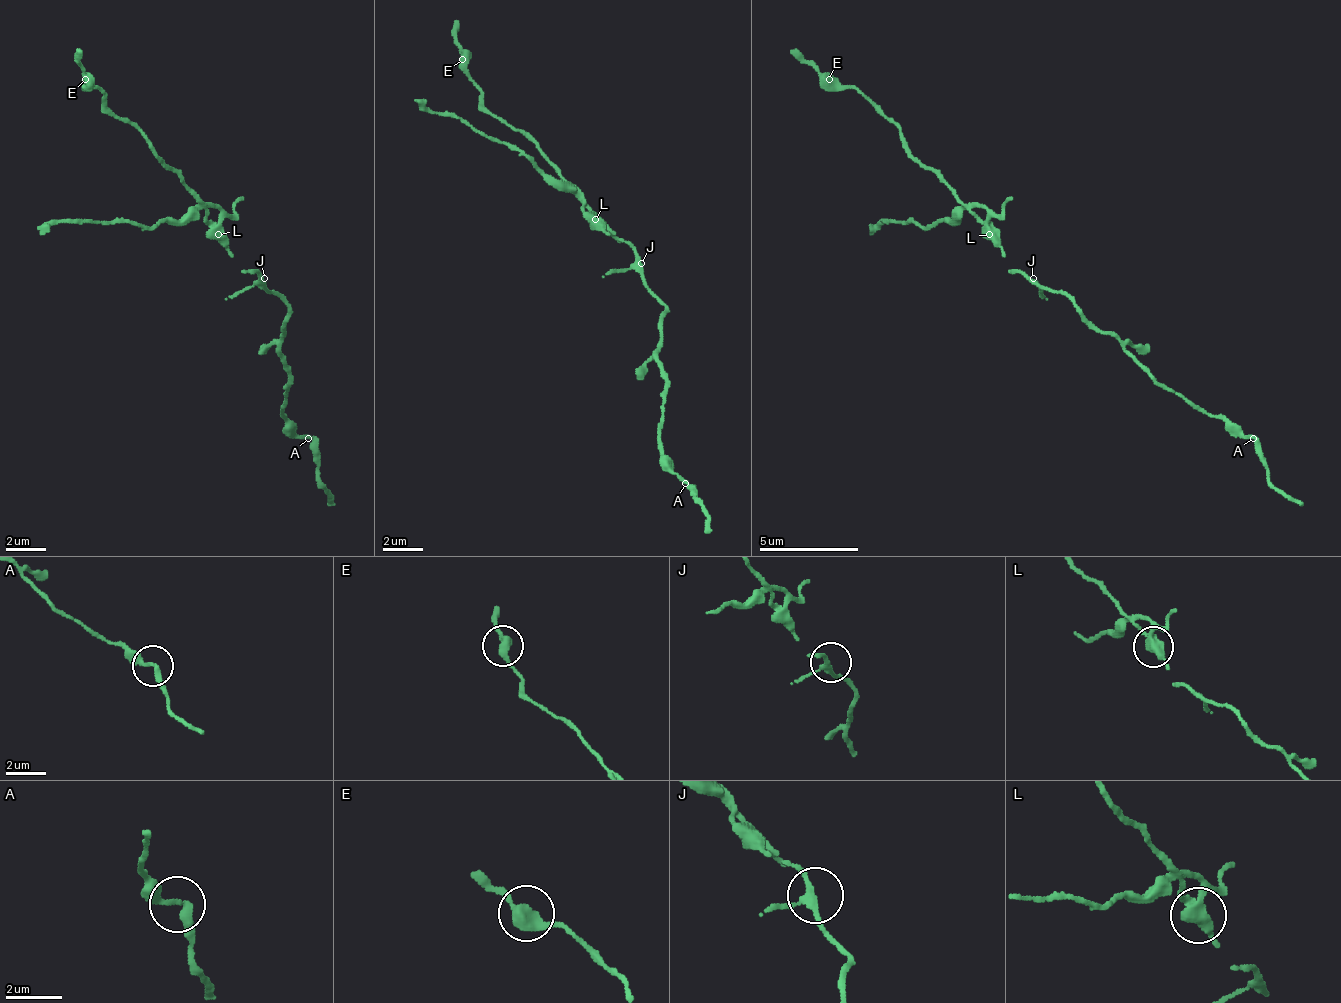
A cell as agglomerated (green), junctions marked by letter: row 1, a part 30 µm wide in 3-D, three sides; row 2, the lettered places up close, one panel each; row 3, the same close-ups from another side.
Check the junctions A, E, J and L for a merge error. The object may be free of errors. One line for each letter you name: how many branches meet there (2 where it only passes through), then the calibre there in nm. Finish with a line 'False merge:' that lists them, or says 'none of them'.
L: 3 | 380 nm
False merge: L

